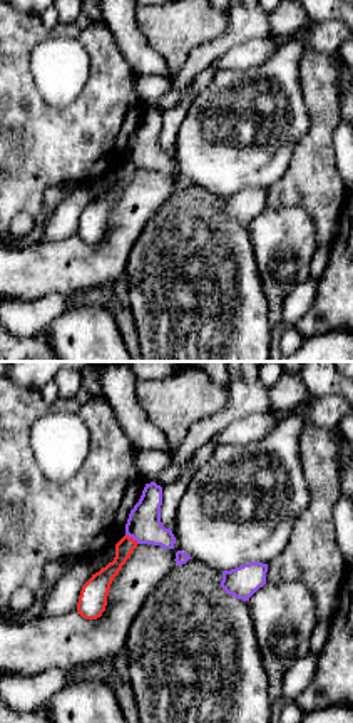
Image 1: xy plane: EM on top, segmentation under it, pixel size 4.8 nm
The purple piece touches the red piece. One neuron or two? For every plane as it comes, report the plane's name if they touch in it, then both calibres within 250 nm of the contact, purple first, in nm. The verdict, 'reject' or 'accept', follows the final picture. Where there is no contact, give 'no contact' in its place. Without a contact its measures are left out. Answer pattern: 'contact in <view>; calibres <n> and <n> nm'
contact in xy; calibres 160 and 90 nm

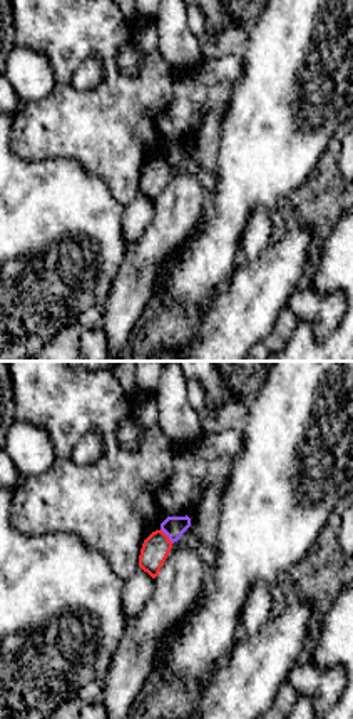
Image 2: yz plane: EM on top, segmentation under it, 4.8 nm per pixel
contact in yz; calibres 100 and 140 nm

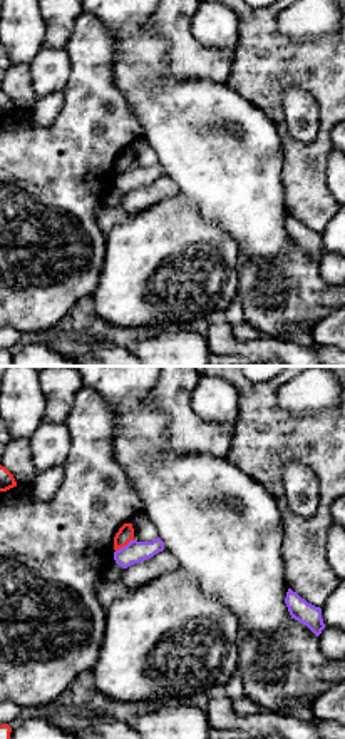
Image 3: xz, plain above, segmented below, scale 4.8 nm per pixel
contact in xz; calibres 110 and 80 nm

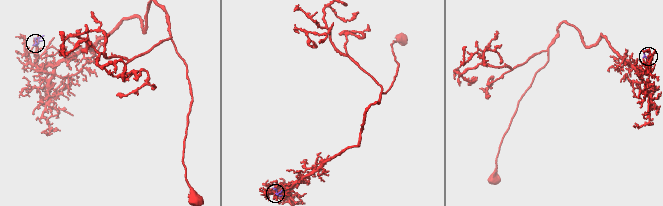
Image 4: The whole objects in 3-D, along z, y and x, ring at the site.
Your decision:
reject

